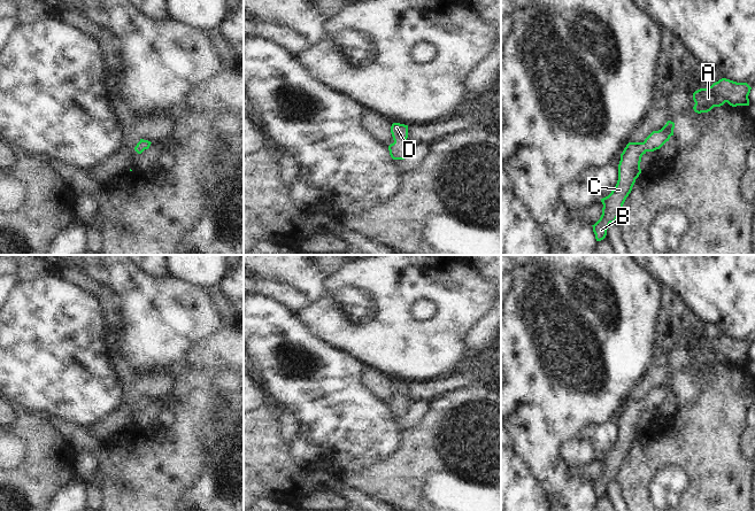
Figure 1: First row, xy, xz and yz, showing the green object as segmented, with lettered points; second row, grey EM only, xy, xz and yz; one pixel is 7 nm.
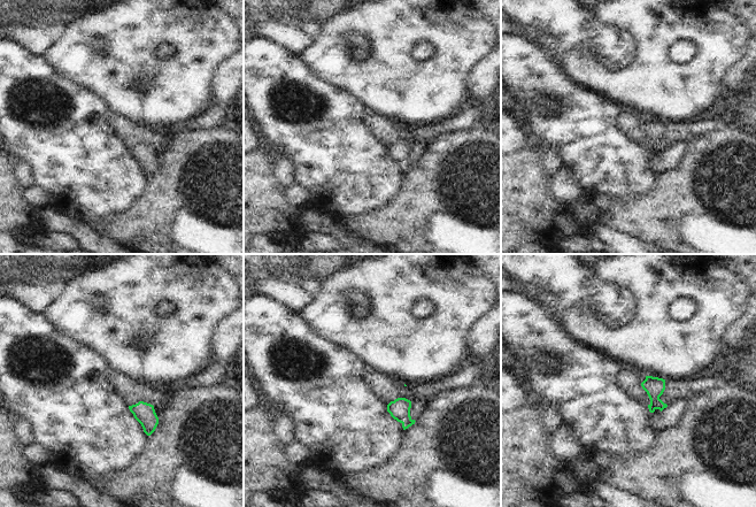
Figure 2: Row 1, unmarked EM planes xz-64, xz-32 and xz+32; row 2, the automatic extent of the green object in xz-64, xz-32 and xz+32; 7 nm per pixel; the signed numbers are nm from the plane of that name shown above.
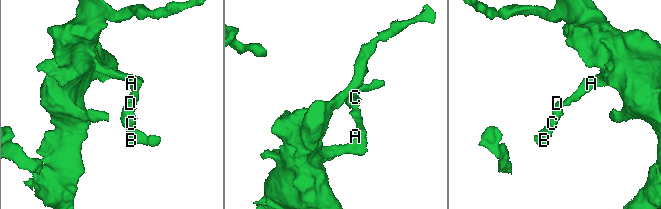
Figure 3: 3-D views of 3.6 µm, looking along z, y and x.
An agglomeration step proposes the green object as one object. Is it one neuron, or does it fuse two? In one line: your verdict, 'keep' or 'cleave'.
keep

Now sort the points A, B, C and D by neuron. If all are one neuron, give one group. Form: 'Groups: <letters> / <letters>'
Groups: A B C D

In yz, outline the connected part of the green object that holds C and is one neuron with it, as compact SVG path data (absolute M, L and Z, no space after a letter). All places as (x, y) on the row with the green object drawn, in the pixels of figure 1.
M668 121L658 131L653 131L644 142L629 142L621 154L618 180L611 193L601 199L603 204L600 219L592 225L596 241L607 235L607 230L616 219L632 191L635 179L641 173L640 162L644 154L660 149L673 136L675 123Z

